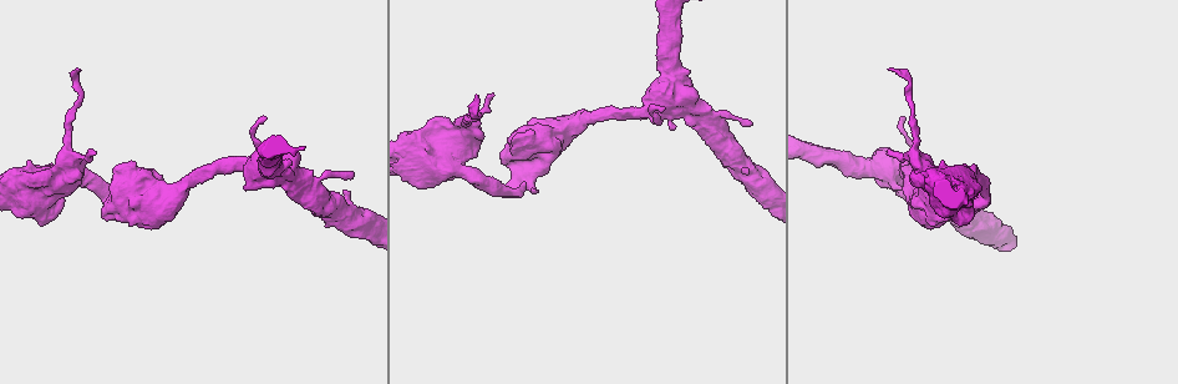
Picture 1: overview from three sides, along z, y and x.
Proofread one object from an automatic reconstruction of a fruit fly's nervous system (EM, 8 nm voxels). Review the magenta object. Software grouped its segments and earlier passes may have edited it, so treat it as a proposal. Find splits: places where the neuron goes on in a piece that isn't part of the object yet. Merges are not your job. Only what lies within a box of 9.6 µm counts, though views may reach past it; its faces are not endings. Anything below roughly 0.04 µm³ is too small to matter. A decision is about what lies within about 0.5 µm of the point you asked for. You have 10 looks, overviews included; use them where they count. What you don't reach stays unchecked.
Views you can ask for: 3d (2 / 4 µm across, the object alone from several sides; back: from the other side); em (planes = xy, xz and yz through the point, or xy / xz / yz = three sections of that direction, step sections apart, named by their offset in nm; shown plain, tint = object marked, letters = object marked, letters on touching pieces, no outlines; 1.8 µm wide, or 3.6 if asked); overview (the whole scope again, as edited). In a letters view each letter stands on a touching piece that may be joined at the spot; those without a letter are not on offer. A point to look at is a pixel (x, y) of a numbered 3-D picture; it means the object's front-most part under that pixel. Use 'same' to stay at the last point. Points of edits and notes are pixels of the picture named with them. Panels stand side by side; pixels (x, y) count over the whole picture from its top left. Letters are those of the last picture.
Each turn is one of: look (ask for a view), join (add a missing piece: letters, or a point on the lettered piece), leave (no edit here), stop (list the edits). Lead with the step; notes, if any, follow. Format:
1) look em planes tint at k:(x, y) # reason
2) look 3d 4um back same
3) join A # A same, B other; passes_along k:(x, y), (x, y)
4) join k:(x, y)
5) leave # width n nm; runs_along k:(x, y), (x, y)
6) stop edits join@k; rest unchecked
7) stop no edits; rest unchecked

look em planes tint at 1:(252, 166) # thick turns thin

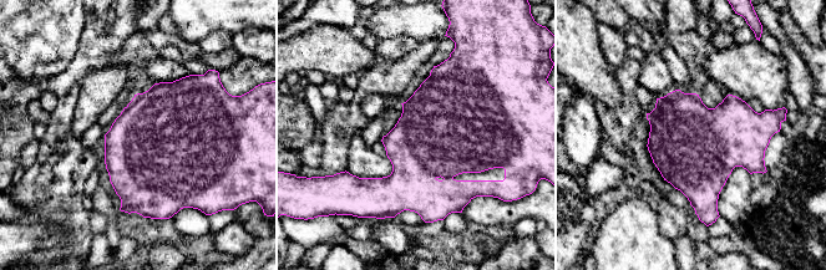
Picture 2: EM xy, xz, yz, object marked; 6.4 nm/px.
look em planes letters same

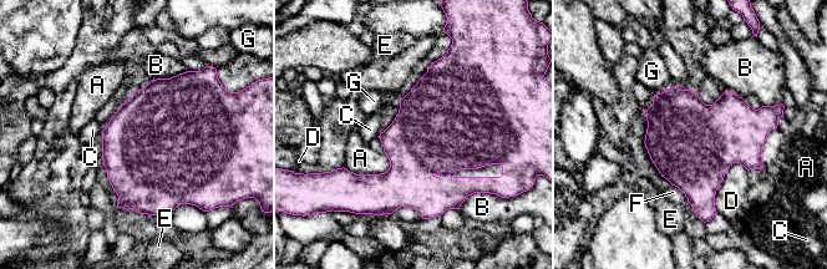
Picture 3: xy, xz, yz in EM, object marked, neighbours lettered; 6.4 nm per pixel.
leave # A other, B other, C other, D other, E other, F other, G other; border 3:(381, 132), (378, 136); no lettered piece goes on from it

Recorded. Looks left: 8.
look em xz step 4 tint at 1:(352, 175) # tapers out

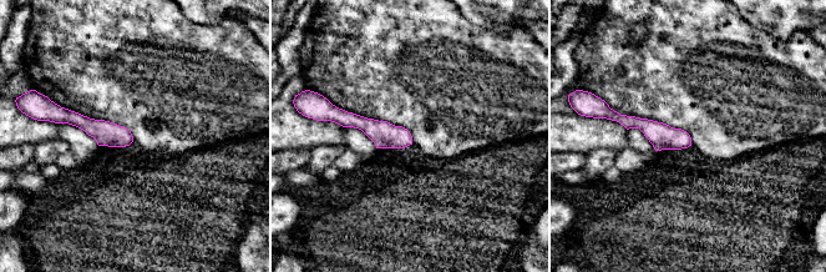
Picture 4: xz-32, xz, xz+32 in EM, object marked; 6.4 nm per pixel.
look em planes letters same

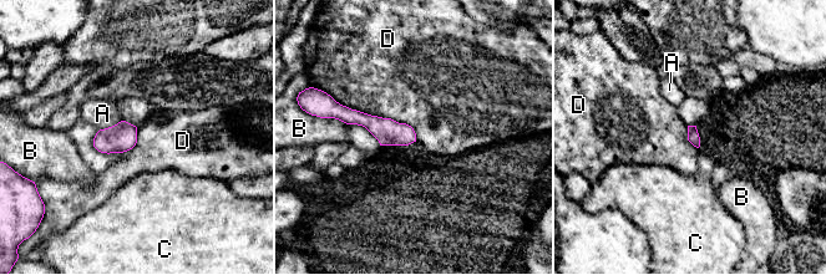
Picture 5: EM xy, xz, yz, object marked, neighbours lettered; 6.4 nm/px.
leave # A other, B other, C other, D other; runs_along 5:(341, 117), (363, 118), (412, 138); none of them fits

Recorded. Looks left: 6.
look em planes letters at 1:(77, 68) # branch stops here

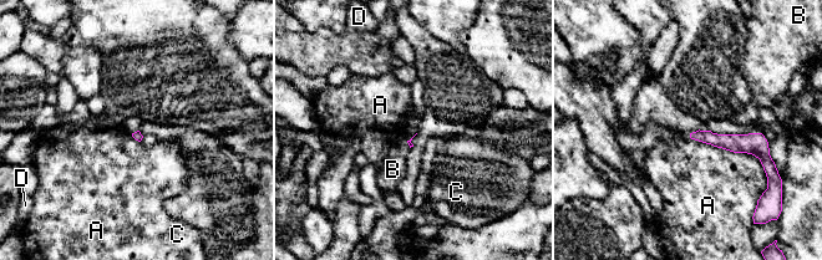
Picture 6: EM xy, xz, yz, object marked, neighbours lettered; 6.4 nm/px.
leave # A other, B other, C other, D other; border 6:(719, 147), (754, 154), (766, 176); none of them fits

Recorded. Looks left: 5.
look em planes plain at 1:(453, 171) # sudden change in width

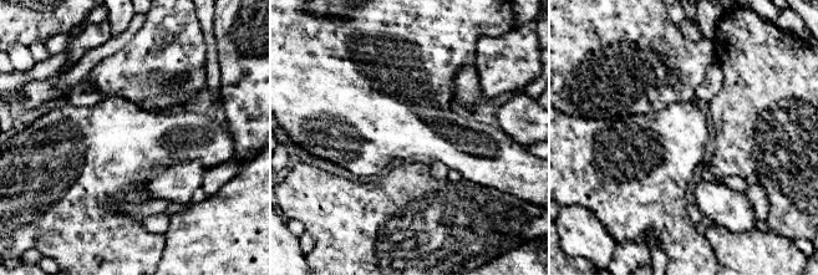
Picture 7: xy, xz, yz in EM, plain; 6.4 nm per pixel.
look em planes tint same # with the object marked

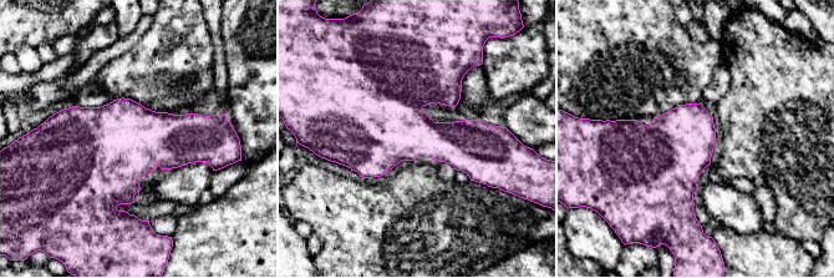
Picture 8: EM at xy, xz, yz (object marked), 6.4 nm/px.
look em planes letters same # what lies round it

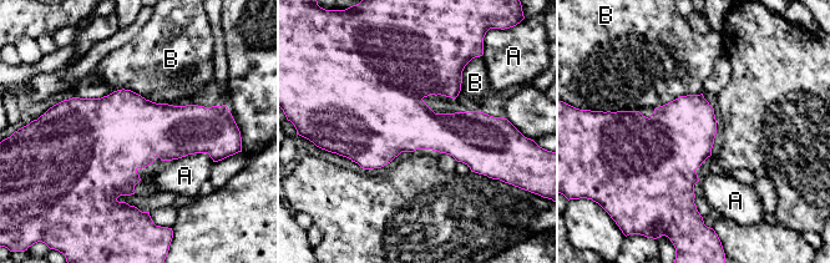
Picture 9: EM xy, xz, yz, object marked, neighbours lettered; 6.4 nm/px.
leave # A other, B other; border 9:(702, 92), (678, 96), (654, 109); none of them fits

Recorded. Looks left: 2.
stop no edits; rest unchecked

